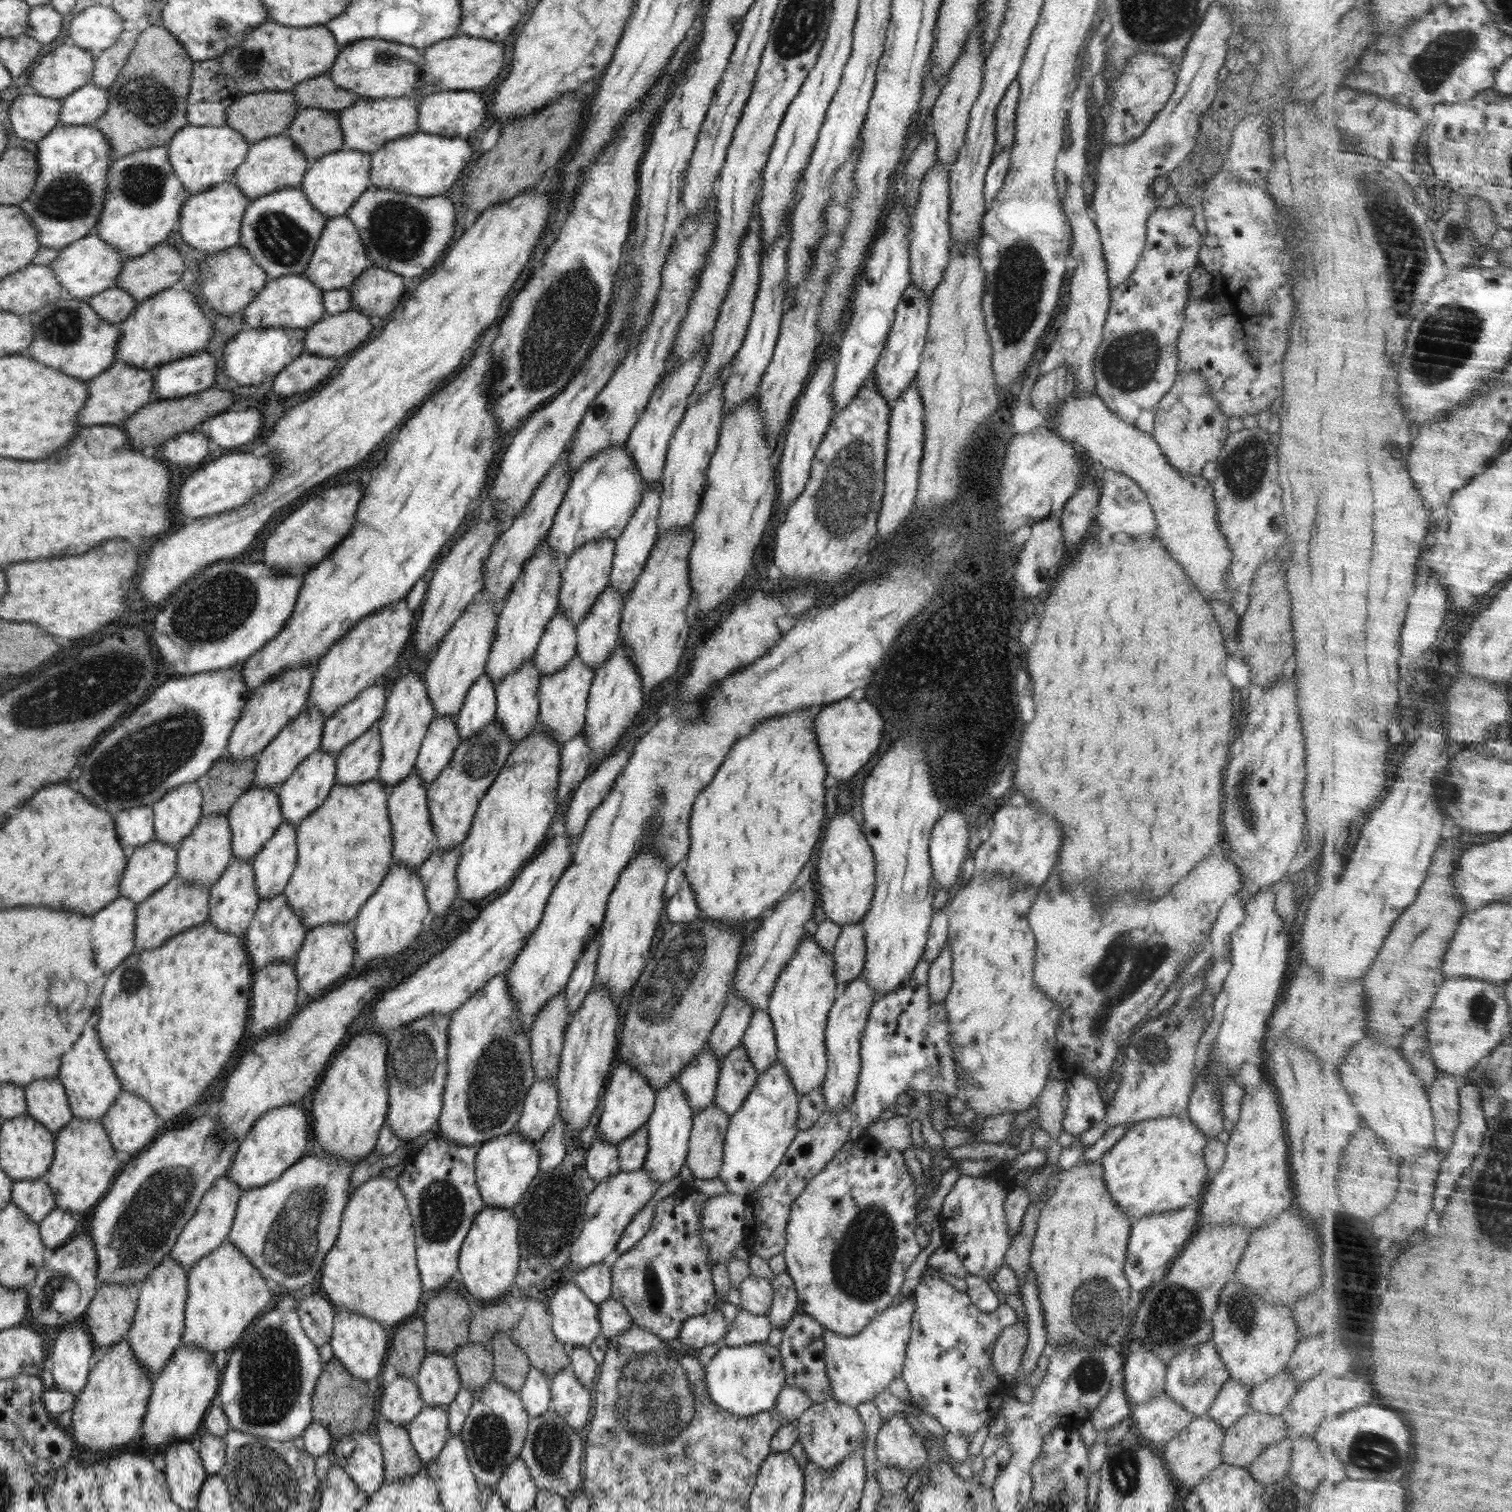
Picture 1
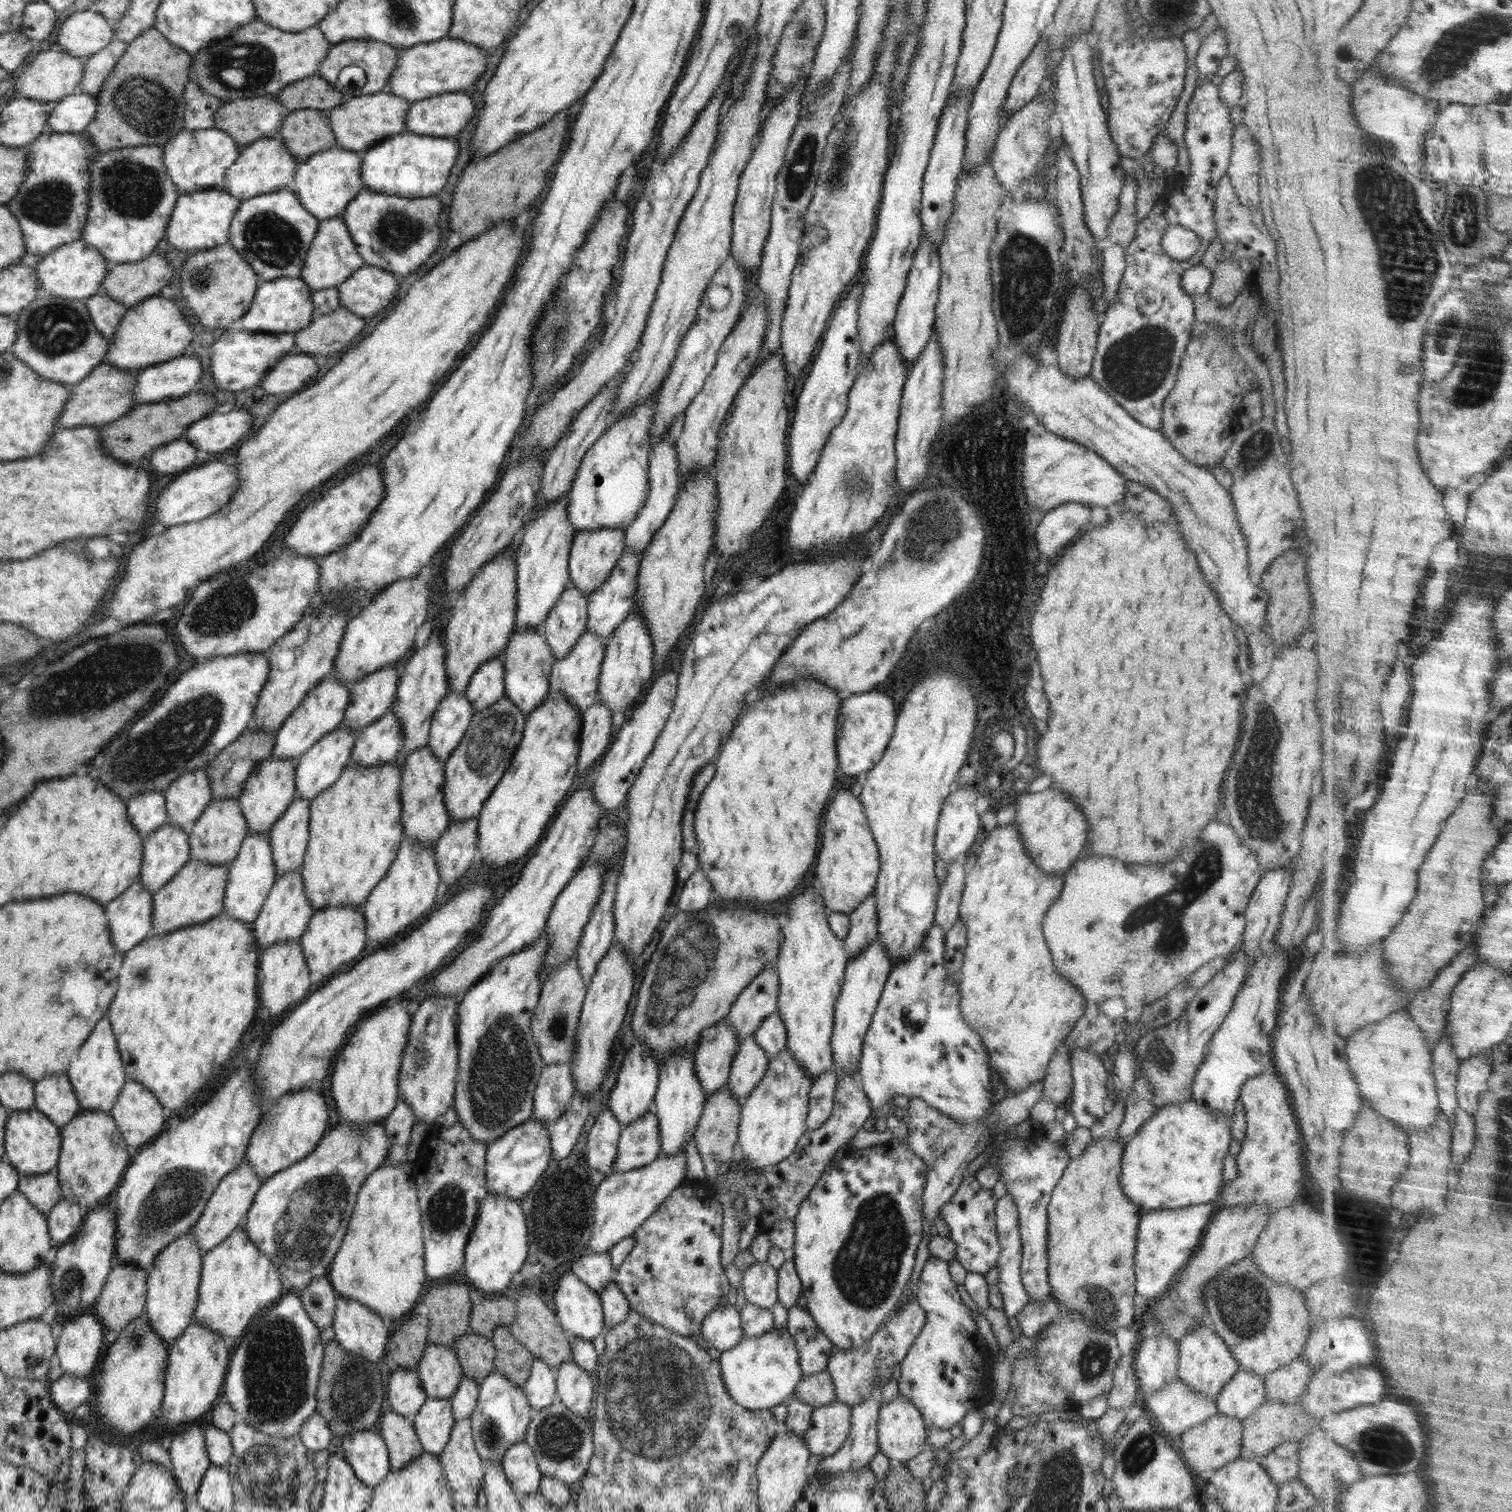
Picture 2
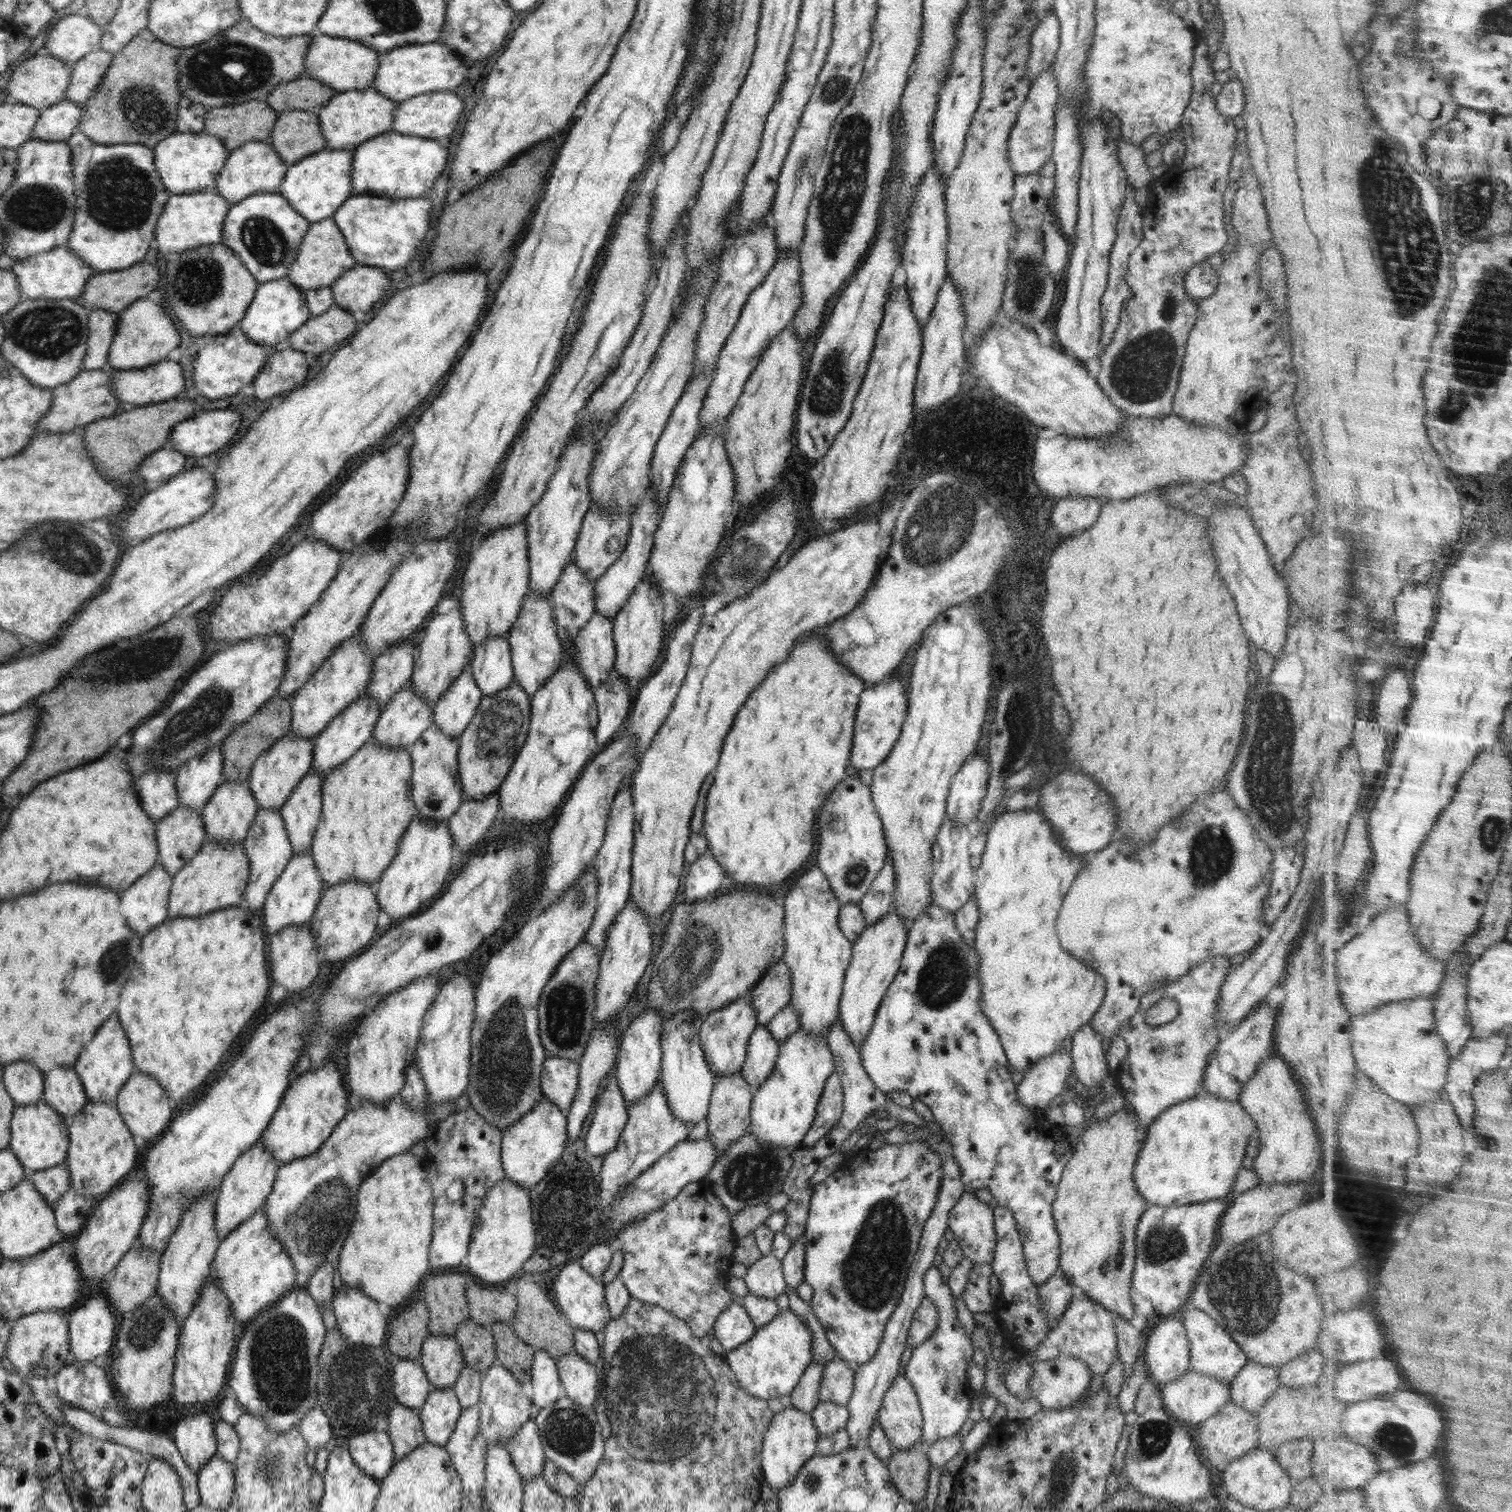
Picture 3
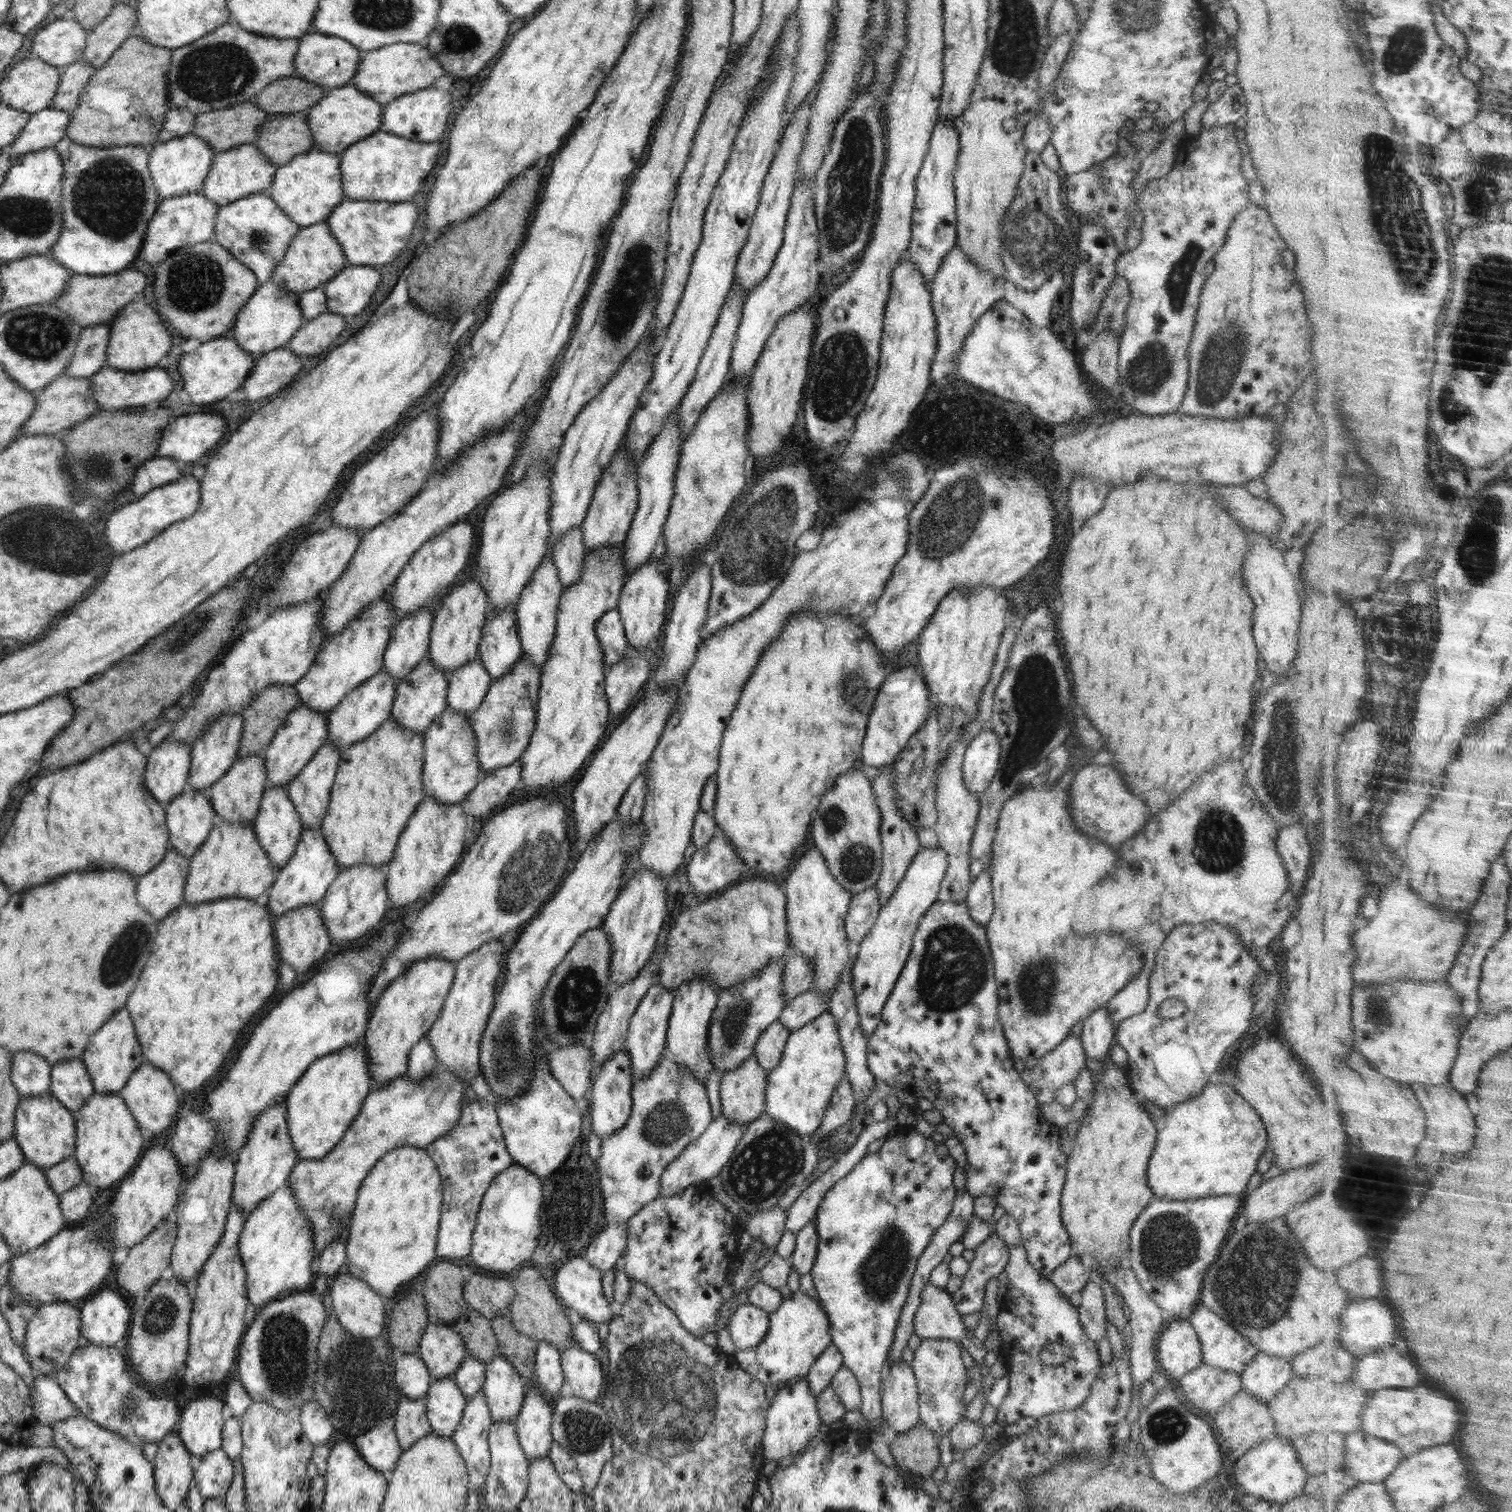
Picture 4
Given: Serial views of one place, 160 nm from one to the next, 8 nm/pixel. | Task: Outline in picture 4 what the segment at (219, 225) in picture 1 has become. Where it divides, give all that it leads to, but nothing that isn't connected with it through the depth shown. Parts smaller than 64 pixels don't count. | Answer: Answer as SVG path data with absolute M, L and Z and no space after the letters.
M190 193L161 199L143 240L140 256L146 262L157 265L166 260L176 249L190 247L213 240L216 215L219 206L203 194Z

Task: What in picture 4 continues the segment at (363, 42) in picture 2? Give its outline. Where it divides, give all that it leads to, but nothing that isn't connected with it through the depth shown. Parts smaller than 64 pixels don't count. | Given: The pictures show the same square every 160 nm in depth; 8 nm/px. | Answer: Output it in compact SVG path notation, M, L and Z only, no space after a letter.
M308 32L299 39L299 47L294 57L295 75L308 82L317 84L324 92L328 93L332 88L351 84L358 70L361 59L361 51L347 40L335 36L312 34Z

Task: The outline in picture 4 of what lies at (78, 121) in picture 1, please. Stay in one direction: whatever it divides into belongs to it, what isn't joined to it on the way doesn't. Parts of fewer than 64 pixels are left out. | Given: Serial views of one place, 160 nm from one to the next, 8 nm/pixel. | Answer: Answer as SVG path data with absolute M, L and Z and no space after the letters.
M50 107L30 114L20 136L8 148L12 160L27 152L54 147L66 136L70 119L66 111Z

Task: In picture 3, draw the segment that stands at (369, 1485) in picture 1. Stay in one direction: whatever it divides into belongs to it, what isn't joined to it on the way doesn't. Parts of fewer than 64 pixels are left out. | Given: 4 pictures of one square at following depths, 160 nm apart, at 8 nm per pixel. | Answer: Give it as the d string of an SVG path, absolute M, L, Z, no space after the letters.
M367 1431L349 1440L349 1453L354 1464L368 1476L381 1480L394 1466L393 1446L387 1432Z

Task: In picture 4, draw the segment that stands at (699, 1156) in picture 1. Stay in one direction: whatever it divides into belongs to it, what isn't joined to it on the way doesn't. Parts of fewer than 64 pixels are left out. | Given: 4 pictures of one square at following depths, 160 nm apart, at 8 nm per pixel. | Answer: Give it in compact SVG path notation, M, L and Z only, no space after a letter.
M754 1054L747 1058L738 1068L723 1071L719 1088L721 1114L740 1124L748 1124L763 1115L768 1070L762 1068Z

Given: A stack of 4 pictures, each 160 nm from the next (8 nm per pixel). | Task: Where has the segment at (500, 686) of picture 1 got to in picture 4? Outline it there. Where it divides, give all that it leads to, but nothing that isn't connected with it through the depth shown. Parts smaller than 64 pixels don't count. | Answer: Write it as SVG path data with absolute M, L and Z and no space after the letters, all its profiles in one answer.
M549 555L538 565L516 602L515 617L523 656L529 658L536 668L541 669L548 660L549 650L555 637L559 600L564 590L558 579L557 568Z

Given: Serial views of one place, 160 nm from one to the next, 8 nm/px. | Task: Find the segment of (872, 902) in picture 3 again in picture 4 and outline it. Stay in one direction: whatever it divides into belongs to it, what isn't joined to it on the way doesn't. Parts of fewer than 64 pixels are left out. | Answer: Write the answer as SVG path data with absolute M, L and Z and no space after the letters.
M893 763L879 767L879 769L878 776L871 782L874 800L876 800L880 814L882 814L880 840L883 855L881 873L879 879L875 882L875 889L877 890L879 898L881 898L881 902L886 904L898 886L898 883L903 879L912 859L922 847L919 842L918 832L902 816L900 807L896 805L896 789L894 789L894 783L892 783L892 774L894 774Z

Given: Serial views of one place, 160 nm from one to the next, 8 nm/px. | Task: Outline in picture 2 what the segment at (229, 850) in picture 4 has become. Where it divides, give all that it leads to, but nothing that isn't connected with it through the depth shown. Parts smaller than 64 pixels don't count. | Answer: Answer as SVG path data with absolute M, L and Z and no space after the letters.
M191 858L162 888L153 893L153 930L158 936L168 934L179 928L203 923L223 913L229 864L208 864Z

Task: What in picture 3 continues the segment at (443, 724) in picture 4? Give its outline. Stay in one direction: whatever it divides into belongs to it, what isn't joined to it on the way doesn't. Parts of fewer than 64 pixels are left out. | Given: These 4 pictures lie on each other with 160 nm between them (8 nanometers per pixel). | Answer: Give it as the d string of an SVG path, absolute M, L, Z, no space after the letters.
M435 724L426 728L422 736L410 746L413 760L411 792L414 807L418 810L416 818L429 822L447 821L460 807L466 793L462 789L462 781L458 773L458 751L458 738L445 734Z

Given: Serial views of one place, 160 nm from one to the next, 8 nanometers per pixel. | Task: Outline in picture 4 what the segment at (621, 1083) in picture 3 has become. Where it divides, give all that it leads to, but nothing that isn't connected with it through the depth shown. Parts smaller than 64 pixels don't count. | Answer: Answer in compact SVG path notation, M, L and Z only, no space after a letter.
M656 983L646 991L636 1007L636 1012L631 1016L630 1026L625 1036L625 1050L630 1055L632 1080L634 1081L648 1076L666 1053L667 1028L673 1000L673 992L664 988L660 983Z

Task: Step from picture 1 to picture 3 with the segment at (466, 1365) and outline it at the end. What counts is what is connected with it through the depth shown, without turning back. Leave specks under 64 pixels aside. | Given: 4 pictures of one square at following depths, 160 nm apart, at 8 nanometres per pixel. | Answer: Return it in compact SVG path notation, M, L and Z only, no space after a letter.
M468 1320L458 1325L454 1336L461 1348L465 1365L485 1373L488 1367L496 1363L495 1341L487 1328Z

